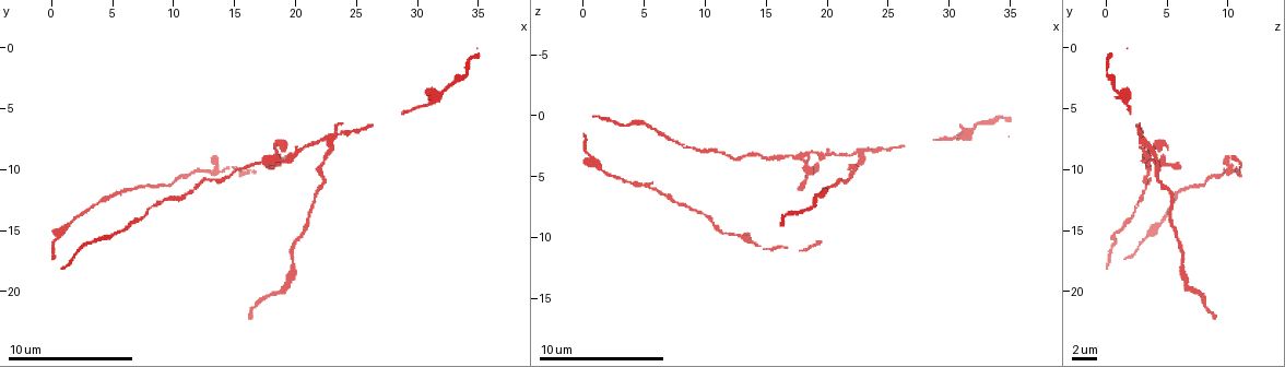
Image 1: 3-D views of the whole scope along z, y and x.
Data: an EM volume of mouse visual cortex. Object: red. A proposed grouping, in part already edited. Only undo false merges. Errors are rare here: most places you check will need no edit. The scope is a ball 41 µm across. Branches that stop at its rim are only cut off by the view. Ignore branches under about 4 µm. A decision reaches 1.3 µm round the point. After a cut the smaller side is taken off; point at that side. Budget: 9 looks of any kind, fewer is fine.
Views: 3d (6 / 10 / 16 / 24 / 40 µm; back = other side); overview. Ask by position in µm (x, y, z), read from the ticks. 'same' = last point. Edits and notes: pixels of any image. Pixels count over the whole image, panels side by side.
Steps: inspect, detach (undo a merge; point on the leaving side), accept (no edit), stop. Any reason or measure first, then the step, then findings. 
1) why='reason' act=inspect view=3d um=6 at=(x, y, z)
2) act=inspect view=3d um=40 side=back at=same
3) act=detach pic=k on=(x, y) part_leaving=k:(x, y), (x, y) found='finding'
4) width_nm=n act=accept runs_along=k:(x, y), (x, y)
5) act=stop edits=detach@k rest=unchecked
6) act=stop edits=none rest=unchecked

why='thick turns thin' act=inspect view=3d um=16 at=(19.8, 18.2, 6.4)

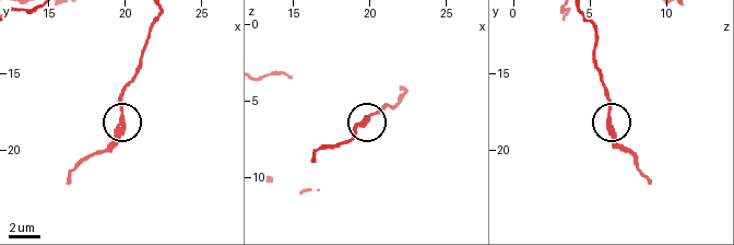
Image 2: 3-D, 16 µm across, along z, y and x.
width_nm=260 act=accept found='one cell here'

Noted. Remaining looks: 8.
why='looks like a crossing' act=inspect view=3d um=16 at=(18.4, 8.8, 3.4)

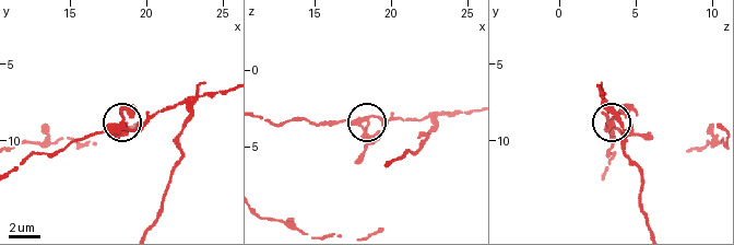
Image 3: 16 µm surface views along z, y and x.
why='from behind' act=inspect view=3d um=16 side=back at=(18.4, 8.8, 3.2)

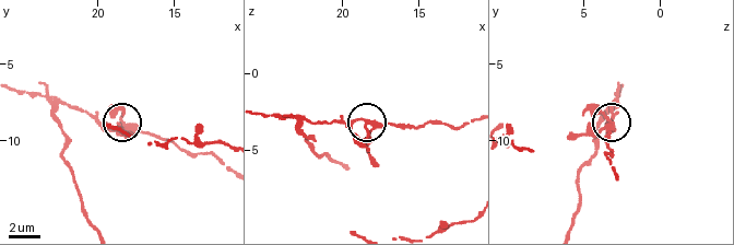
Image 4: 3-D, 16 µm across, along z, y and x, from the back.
width_nm=260 act=accept runs_along=4:(617, 178), (608, 160), (610, 124), (571, 136) found='all the same cell'

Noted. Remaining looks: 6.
why='four-way junction' act=inspect view=3d um=10 at=(22.8, 7.8, 3.0)

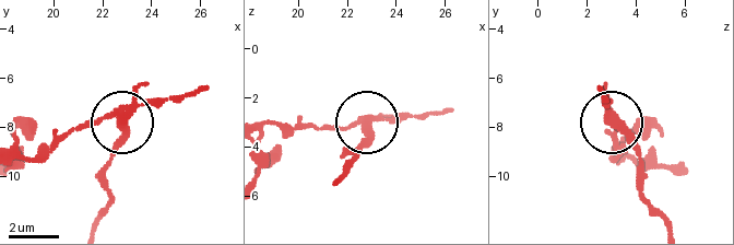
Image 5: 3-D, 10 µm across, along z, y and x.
width_nm=310 act=accept runs_along=5:(21, 156), (46, 154), (78, 129), (176, 96) found='one cell here'

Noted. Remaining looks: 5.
why='thick turns thin' act=inspect view=3d um=10 at=(12.4, 10.0, 9.8)

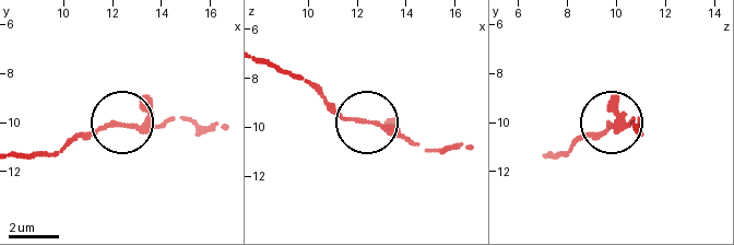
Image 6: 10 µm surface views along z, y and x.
act=inspect view=3d um=6 at=(12.2, 10.1, 9.8)

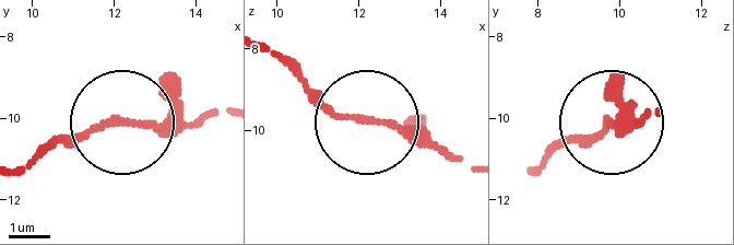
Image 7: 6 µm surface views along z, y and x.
act=accept runs_along=7:(21, 166), (135, 117), (220, 117) found='one cell here'

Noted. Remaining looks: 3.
act=stop edits=none rest=unchecked

